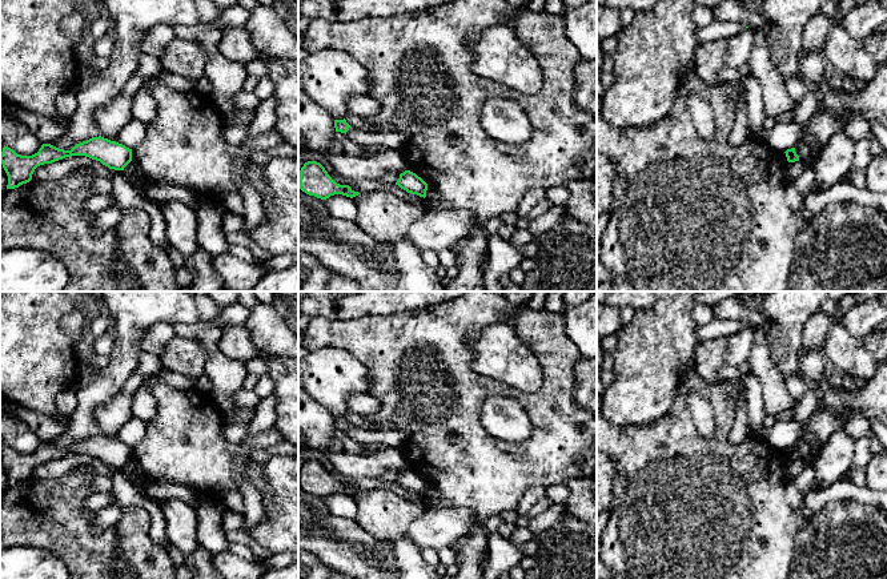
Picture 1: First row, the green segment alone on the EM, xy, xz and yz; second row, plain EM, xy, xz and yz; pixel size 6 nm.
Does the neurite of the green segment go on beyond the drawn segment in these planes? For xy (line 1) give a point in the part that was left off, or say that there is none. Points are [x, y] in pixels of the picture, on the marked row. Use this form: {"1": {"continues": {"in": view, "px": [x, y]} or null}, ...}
{"1": {"continues": null}}

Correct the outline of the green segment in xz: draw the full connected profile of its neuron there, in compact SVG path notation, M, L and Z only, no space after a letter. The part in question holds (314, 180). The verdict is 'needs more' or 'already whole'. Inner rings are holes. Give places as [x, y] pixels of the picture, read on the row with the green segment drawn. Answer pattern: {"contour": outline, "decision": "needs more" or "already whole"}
{"contour": "M308 161L298 172L300 189L309 196L326 200L334 194L356 197L360 193L350 189L349 185L337 184L317 161Z", "decision": "already whole"}

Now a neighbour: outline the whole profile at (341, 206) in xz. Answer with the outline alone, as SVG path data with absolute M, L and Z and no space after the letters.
M334 194L324 200L329 213L340 220L353 221L356 220L356 202L353 198Z

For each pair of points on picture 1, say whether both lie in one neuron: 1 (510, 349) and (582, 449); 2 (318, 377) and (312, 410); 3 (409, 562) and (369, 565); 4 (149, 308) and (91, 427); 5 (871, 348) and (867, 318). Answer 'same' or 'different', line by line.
1: different
2: different
3: different
4: same
5: different

